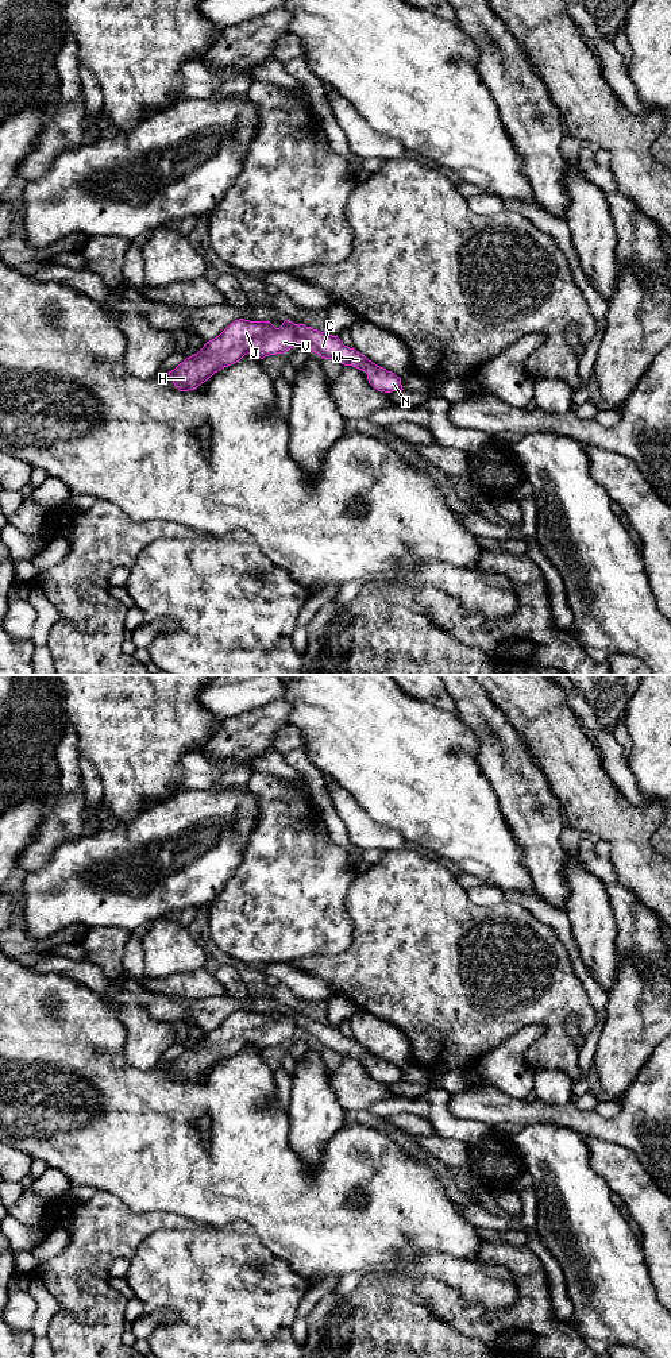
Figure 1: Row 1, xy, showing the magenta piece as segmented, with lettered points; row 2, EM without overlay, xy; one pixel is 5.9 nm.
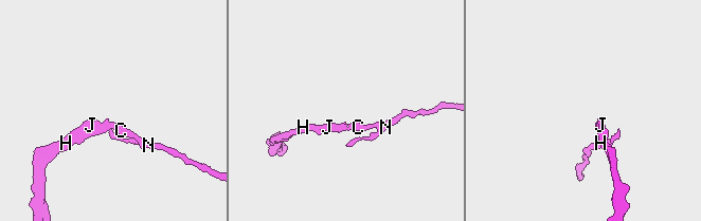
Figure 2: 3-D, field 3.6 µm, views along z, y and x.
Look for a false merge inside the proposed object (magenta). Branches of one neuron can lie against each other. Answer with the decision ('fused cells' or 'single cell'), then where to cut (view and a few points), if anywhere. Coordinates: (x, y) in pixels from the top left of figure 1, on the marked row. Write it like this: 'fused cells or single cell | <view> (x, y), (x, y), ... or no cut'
fused cells | xy (294, 324), (300, 342)

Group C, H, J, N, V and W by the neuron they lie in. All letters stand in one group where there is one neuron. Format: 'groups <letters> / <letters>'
groups C N W / H J V

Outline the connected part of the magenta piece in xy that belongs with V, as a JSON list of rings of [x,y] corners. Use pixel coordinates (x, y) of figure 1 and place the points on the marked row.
[[[244,319],[231,323],[217,337],[207,342],[194,355],[186,358],[169,375],[180,391],[197,389],[219,370],[254,354],[263,359],[284,354],[300,343],[296,324],[285,320],[279,328],[270,321]]]

